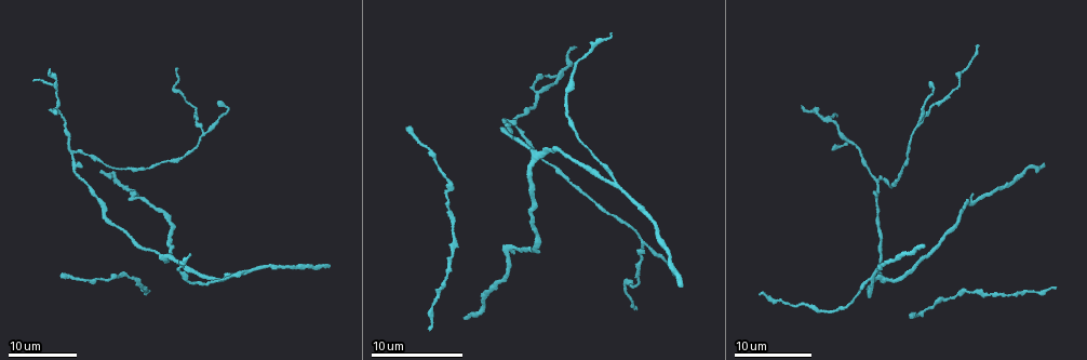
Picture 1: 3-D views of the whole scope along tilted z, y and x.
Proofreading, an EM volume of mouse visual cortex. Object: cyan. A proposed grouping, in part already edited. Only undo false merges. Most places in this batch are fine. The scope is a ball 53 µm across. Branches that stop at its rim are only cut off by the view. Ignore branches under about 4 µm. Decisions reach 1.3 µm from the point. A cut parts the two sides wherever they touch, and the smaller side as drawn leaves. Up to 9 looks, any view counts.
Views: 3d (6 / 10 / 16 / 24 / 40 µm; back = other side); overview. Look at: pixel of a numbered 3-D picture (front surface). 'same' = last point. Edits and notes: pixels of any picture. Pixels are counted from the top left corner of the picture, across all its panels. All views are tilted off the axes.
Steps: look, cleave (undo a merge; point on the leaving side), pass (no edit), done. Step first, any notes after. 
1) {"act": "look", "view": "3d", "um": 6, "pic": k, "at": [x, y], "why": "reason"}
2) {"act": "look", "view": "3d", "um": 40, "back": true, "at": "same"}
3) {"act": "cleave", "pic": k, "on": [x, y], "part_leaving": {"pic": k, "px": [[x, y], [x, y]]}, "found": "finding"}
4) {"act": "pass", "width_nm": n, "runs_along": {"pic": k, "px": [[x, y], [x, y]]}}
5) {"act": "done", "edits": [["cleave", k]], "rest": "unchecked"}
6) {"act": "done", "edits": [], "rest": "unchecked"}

{"act": "look", "view": "3d", "um": 16, "pic": 1, "at": [920, 122], "why": "side arm on a straight run"}

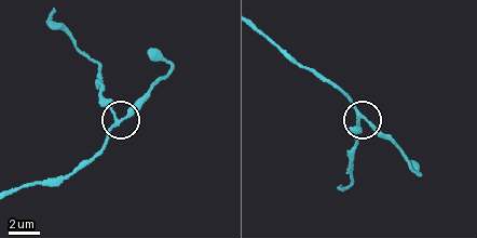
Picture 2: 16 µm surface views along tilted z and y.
{"act": "look", "view": "3d", "um": 10, "pic": 2, "at": [361, 119]}

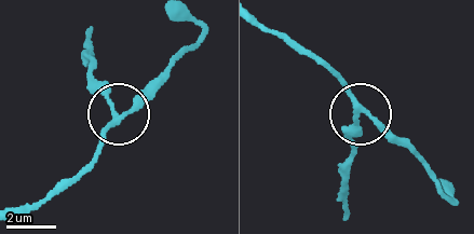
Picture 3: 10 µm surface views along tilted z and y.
{"act": "pass", "arms": 3, "runs_along": {"pic": 3, "px": [[263, 23], [340, 78], [357, 111], [411, 151]]}, "found": "all the same neuron"}

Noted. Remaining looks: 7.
{"act": "look", "view": "3d", "um": 16, "pic": 1, "at": [869, 280], "why": "three arms meet"}

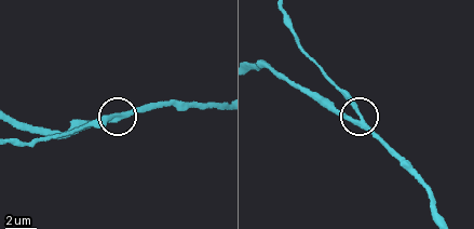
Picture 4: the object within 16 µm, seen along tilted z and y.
{"act": "look", "view": "3d", "um": 10, "pic": 4, "at": [115, 114], "why": "closer look"}

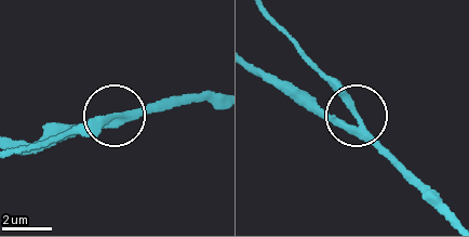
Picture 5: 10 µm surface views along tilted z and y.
{"act": "look", "view": "3d", "um": 10, "back": true, "pic": 5, "at": [114, 115], "why": "other side"}

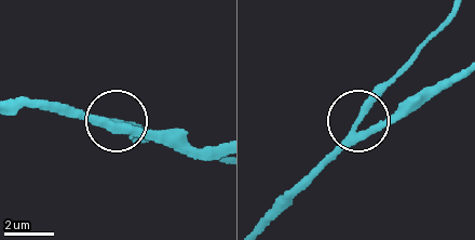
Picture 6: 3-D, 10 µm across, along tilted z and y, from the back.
{"act": "pass", "runs_along": {"pic": 6, "px": [[459, 75], [378, 121], [358, 123], [315, 165]]}, "found": "all the same neuron"}

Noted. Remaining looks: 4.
{"act": "look", "view": "3d", "um": 24, "pic": 1, "at": [884, 280], "why": "branch point"}

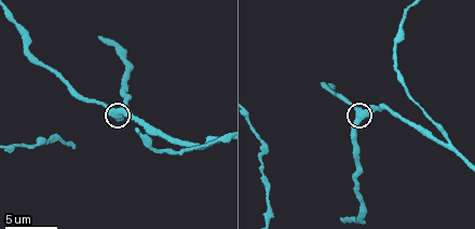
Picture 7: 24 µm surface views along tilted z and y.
{"act": "look", "view": "3d", "um": 6, "pic": 7, "at": [359, 115]}

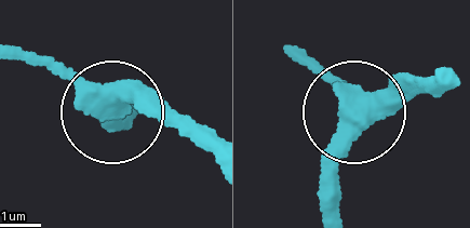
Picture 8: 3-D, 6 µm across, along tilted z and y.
{"act": "pass", "side_arm_um": 34, "arms": 3, "found": "all the same neuron"}

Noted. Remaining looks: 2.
{"act": "look", "view": "3d", "um": 16, "pic": 1, "at": [75, 151], "why": "three-way junction"}

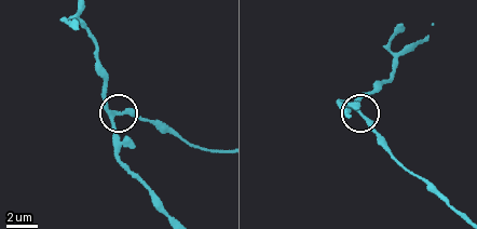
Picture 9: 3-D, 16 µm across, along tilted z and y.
{"act": "look", "view": "3d", "um": 6, "pic": 9, "at": [116, 111]}

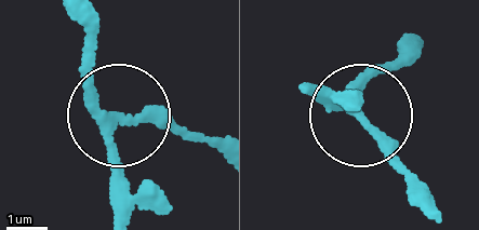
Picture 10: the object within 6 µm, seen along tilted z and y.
{"act": "pass", "side_arm_um": 17, "runs_along": {"pic": 10, "px": [[125, 211], [115, 113], [87, 75], [76, 15]]}, "found": "one neuron here"}

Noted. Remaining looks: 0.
{"act": "done", "edits": [], "rest": "unchecked"}

